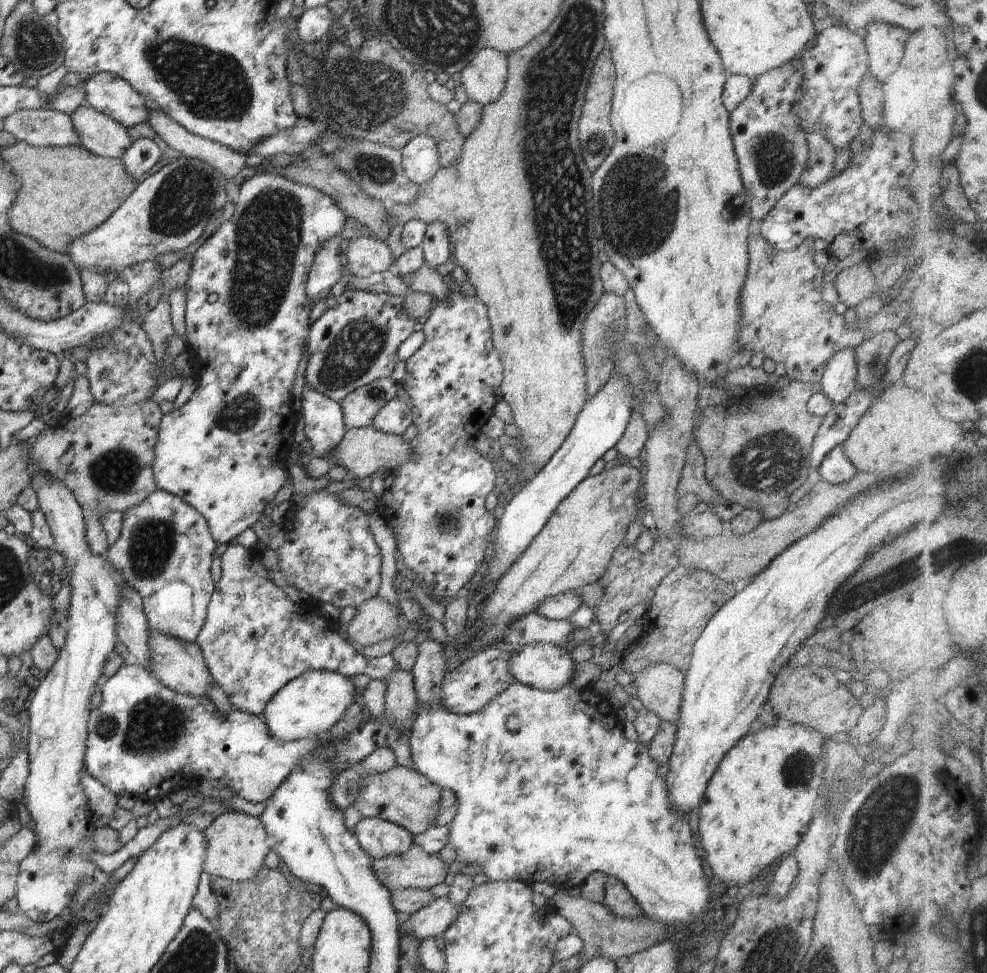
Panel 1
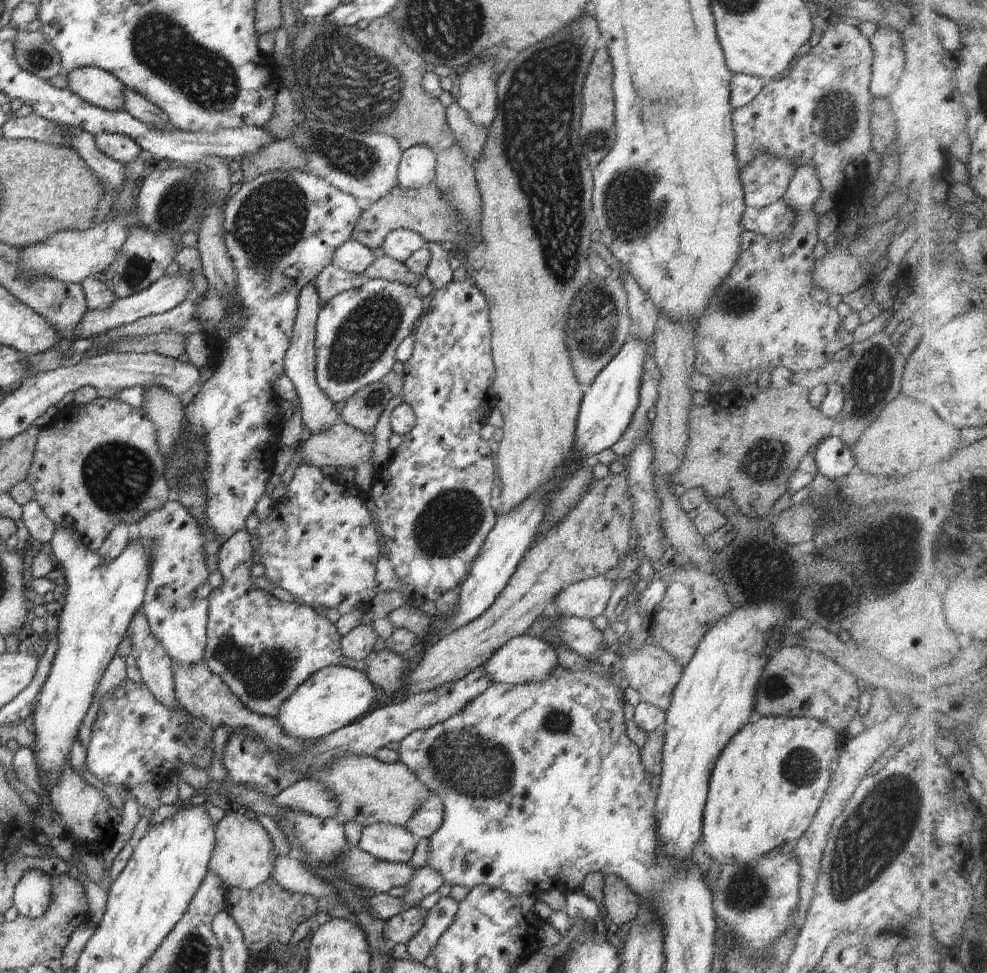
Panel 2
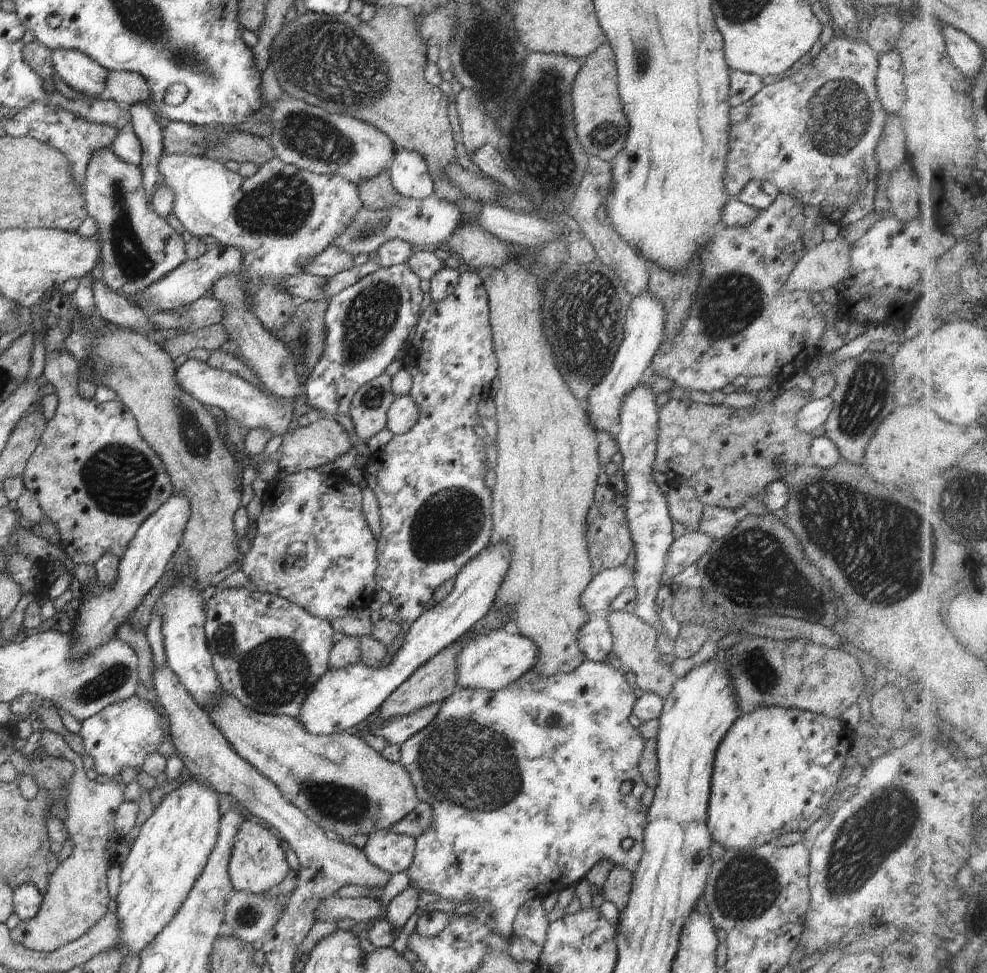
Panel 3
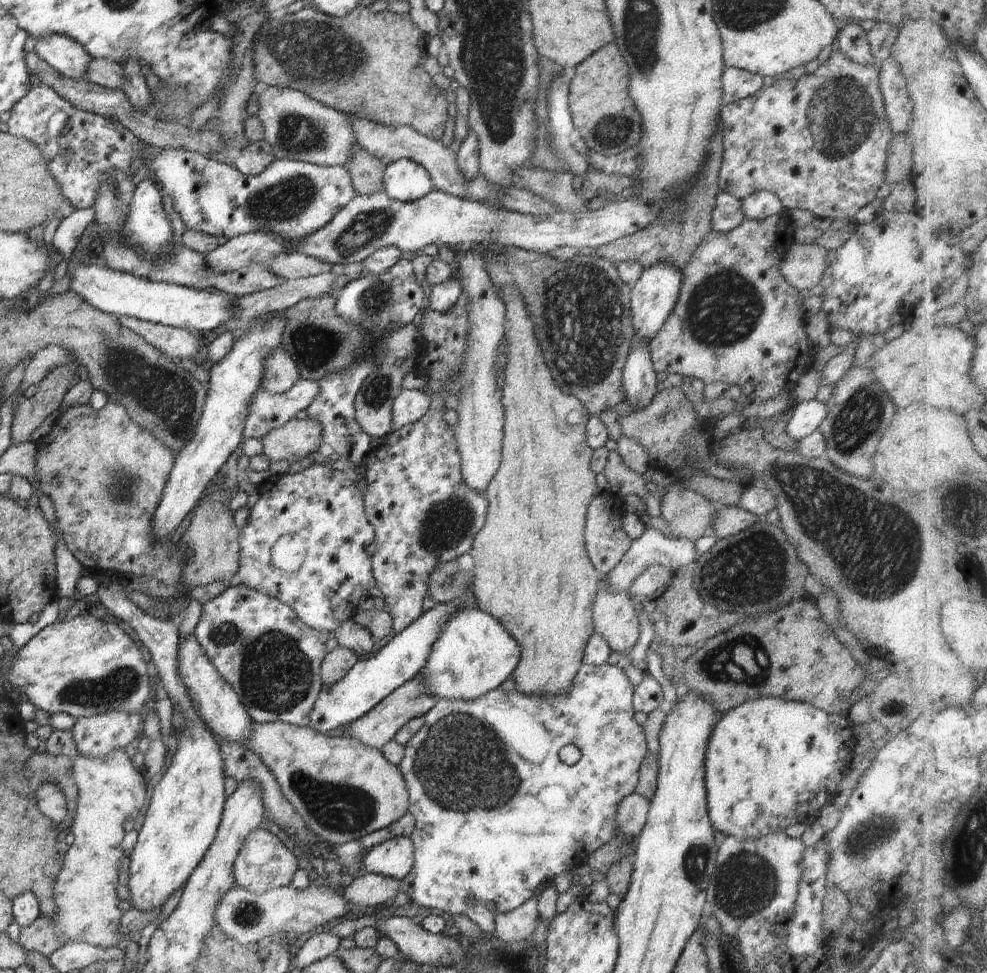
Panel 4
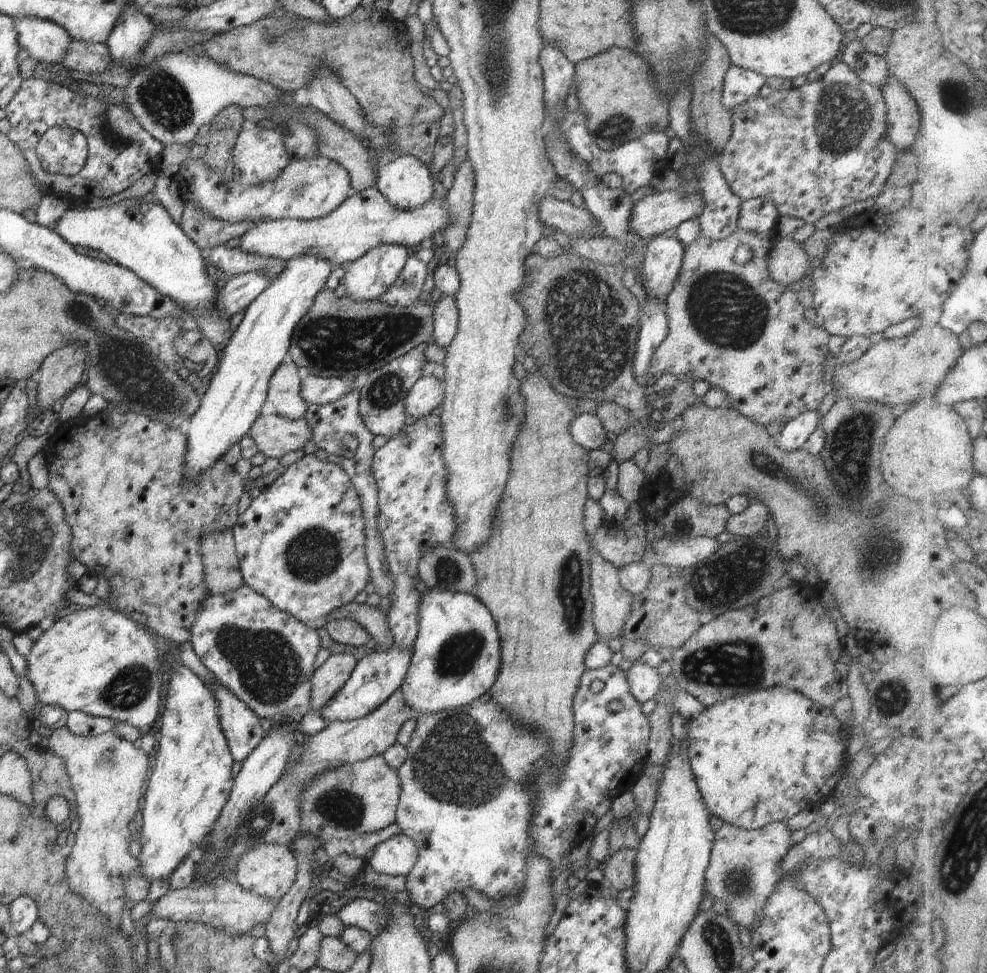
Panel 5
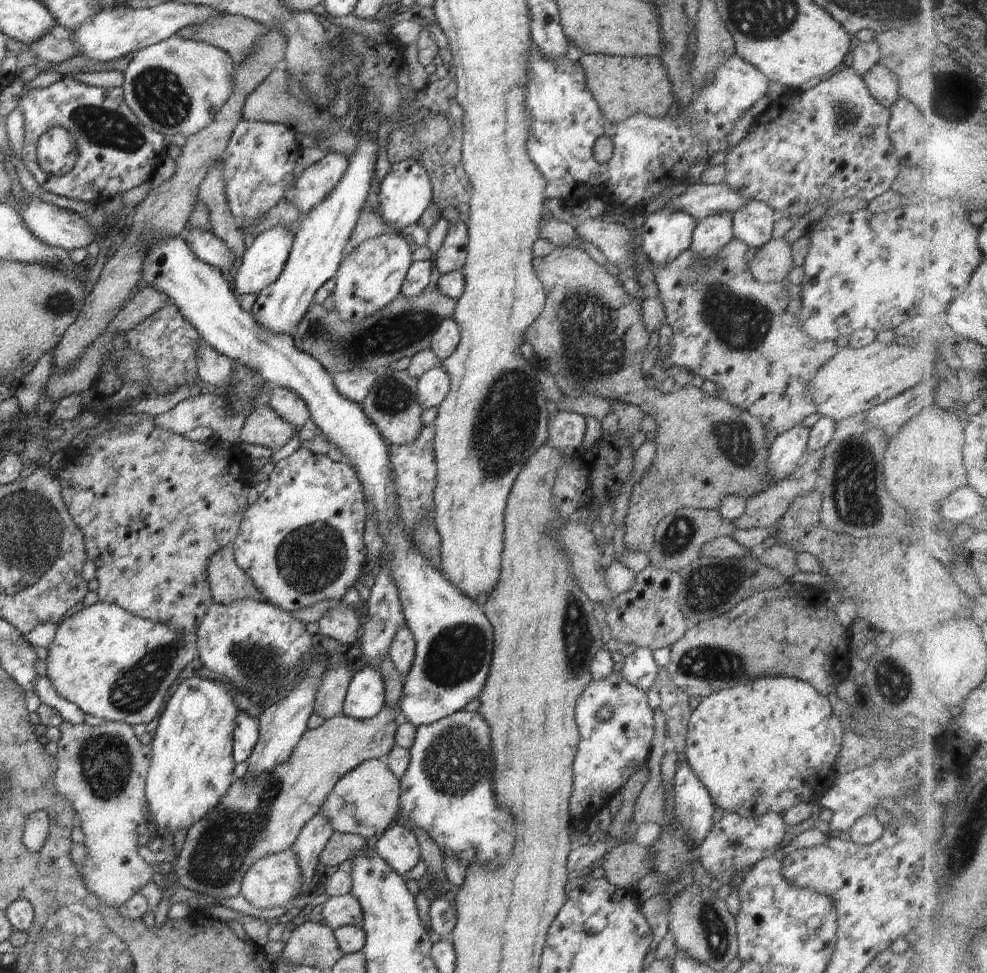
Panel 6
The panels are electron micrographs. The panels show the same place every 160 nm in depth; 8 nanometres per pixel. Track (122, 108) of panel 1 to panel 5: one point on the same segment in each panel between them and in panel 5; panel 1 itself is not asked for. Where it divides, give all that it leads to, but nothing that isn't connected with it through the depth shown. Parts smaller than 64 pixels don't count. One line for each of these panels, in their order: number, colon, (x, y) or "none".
2: (99, 87)
3: (80, 72)
4: (67, 56)
5: (46, 42)

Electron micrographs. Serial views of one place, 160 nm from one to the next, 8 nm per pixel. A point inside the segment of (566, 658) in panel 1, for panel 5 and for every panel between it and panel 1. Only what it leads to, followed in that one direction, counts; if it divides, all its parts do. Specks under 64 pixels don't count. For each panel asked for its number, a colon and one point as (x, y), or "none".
2: (524, 659)
3: (492, 660)
4: (473, 655)
5: (456, 656)

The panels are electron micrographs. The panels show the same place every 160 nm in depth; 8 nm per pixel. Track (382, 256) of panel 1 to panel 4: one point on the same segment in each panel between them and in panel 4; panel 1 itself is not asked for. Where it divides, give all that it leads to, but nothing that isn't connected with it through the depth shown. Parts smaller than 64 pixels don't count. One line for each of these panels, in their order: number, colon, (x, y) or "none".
2: (352, 256)
3: (332, 261)
4: (291, 266)

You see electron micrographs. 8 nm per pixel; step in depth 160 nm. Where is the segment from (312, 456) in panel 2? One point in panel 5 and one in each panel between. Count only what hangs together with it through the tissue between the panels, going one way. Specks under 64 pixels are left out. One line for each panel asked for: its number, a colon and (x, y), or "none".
3: (324, 440)
4: (296, 439)
5: (275, 435)

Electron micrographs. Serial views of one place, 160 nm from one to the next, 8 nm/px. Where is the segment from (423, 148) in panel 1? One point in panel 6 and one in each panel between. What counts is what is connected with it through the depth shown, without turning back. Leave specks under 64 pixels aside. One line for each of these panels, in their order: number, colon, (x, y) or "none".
2: (416, 169)
3: (409, 176)
4: (406, 181)
5: (406, 182)
6: (406, 192)

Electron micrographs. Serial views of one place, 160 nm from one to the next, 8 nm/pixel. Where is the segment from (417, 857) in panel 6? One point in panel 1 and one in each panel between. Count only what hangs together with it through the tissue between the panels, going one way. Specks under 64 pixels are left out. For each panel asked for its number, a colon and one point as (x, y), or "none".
1: (379, 838)
2: (391, 843)
3: (393, 853)
4: (395, 858)
5: (396, 856)

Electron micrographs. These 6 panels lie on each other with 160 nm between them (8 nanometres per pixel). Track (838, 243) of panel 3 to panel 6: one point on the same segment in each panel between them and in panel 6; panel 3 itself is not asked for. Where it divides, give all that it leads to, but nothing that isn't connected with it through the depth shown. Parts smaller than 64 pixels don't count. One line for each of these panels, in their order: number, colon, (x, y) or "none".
4: (802, 266)
5: (787, 262)
6: (772, 263)

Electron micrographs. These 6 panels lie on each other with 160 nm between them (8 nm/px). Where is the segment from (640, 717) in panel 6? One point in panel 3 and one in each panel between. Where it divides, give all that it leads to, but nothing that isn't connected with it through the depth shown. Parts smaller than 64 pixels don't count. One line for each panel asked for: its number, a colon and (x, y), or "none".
3: (566, 743)
4: (477, 839)
5: (464, 802)

